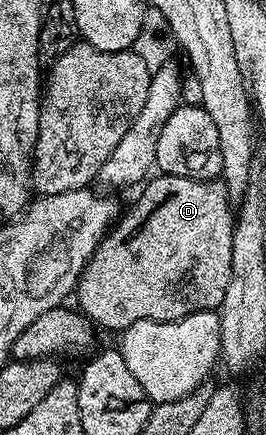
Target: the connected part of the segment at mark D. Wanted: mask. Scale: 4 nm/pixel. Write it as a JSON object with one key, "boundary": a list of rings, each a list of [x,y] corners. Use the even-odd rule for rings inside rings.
{"boundary":[[[171,173],[157,176],[151,176],[141,186],[142,194],[134,206],[127,213],[125,210],[103,237],[80,275],[76,305],[95,326],[121,331],[141,321],[179,321],[193,313],[217,311],[224,303],[224,291],[228,291],[228,279],[232,279],[232,235],[236,224],[236,209],[226,185],[220,179],[197,181]]]}

